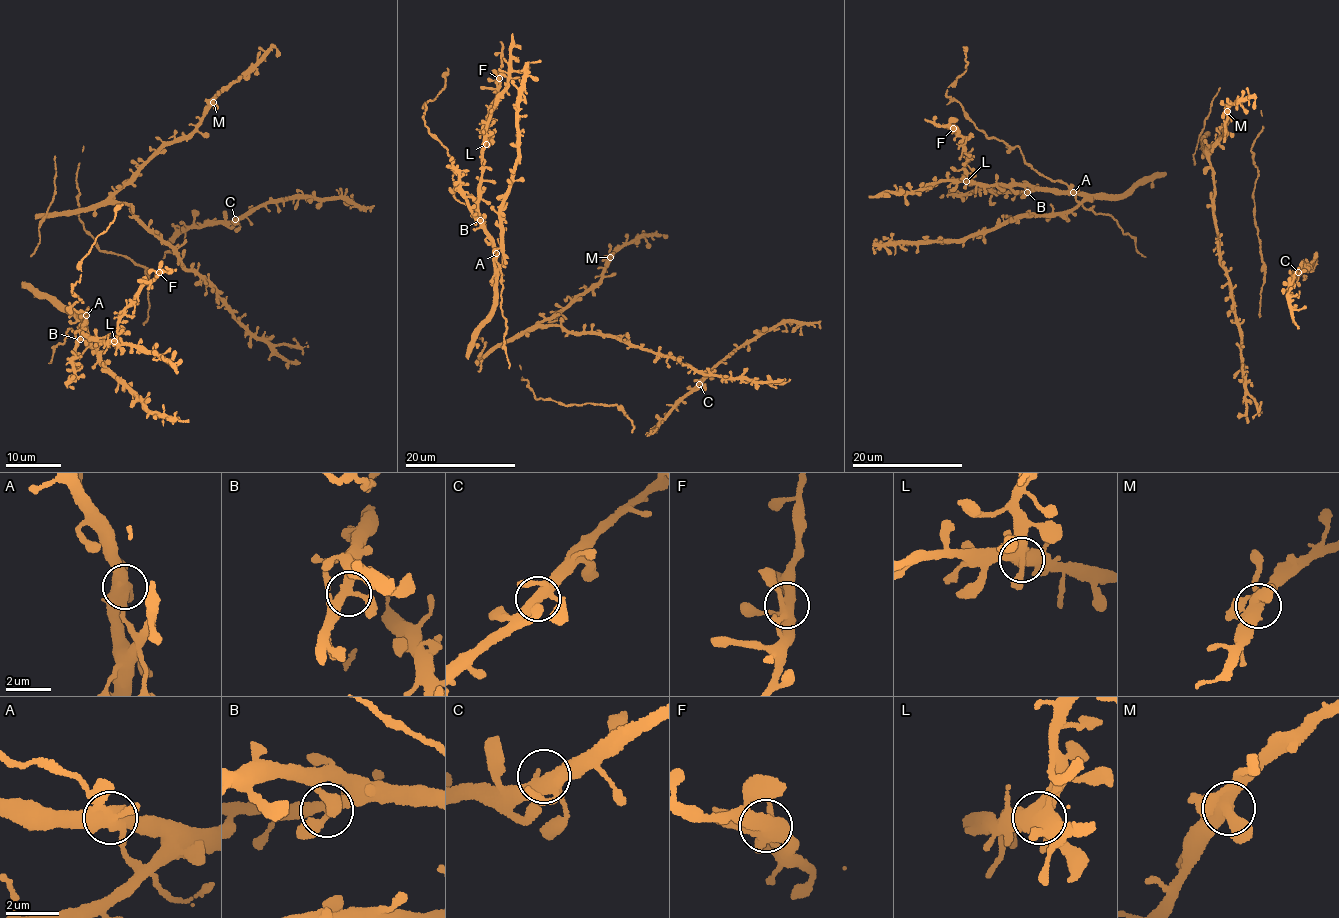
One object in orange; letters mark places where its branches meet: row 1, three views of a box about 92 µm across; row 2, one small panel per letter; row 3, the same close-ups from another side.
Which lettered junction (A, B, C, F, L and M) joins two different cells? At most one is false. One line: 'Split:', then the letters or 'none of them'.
Split: none of them

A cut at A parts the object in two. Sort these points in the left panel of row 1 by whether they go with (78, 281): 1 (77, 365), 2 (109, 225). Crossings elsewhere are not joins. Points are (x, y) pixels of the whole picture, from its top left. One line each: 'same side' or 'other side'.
1: other side
2: same side

